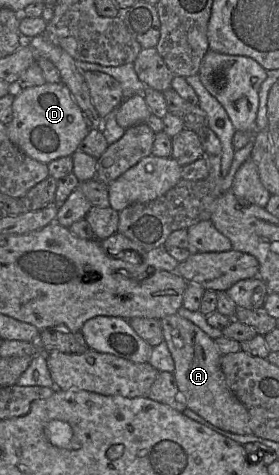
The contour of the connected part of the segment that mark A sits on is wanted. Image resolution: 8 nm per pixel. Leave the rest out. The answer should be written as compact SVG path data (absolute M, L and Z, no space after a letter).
M177 313L161 321L164 342L174 361L173 375L186 405L214 426L239 435L250 435L250 416L245 406L236 398L226 384L221 368L221 353L215 341L191 321Z

